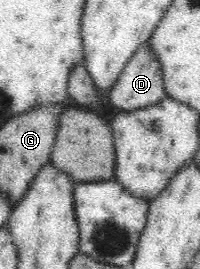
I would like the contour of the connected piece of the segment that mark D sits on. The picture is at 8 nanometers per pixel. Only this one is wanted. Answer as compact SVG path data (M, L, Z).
M144 43L126 63L116 84L107 94L112 108L122 112L148 108L166 97L162 69Z

